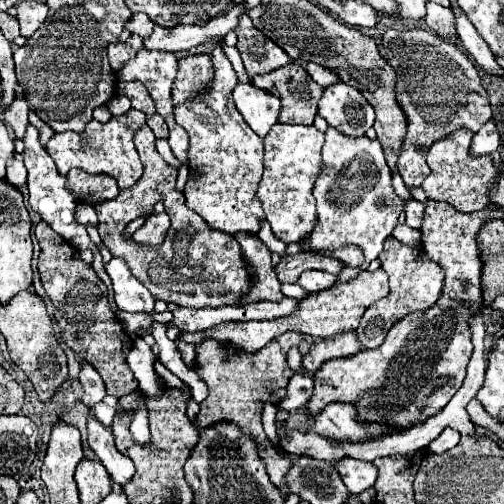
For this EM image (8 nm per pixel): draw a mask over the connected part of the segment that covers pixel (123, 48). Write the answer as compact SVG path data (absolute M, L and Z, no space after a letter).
M131 35L125 43L109 43L109 63L113 71L119 71L139 49L143 47L143 39L139 35Z

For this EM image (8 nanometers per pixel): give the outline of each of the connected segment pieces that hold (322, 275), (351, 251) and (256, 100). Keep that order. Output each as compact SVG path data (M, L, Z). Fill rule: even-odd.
M307 271L301 275L299 285L305 291L323 291L323 289L329 289L335 281L337 281L337 275L331 275L325 271Z
M345 247L345 249L335 249L335 251L321 249L321 251L317 251L317 253L341 261L345 267L361 267L363 261L365 261L365 259L363 259L363 253L361 253L359 247Z
M240 82L233 89L233 99L235 99L237 111L243 115L247 125L257 135L261 137L267 135L269 129L277 123L281 101L277 101L277 97L273 97L271 93L265 93L255 85Z

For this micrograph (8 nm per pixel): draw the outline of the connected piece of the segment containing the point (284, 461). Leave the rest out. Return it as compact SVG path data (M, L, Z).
M285 333L267 343L265 349L257 353L239 353L213 339L203 341L197 347L197 373L209 387L209 397L201 403L197 425L201 429L207 429L207 425L217 425L217 421L233 421L233 425L237 425L243 433L249 433L249 437L257 441L261 459L265 461L267 473L275 485L283 483L283 477L287 475L291 465L291 457L289 453L277 451L273 443L267 439L265 431L261 429L261 413L269 397L273 397L273 405L285 399L285 387L293 377L293 371L289 369L285 355L293 345L299 345L301 341L301 333Z

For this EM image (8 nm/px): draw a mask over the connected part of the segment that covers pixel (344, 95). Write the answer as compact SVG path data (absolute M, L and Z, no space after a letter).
M345 83L325 89L319 101L319 115L347 137L363 137L375 123L375 111L367 99Z

